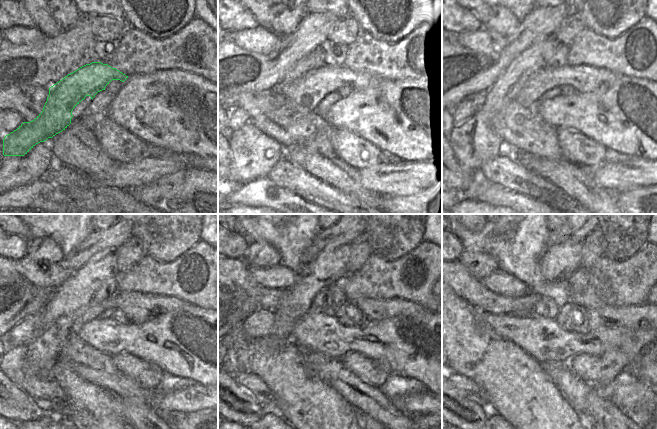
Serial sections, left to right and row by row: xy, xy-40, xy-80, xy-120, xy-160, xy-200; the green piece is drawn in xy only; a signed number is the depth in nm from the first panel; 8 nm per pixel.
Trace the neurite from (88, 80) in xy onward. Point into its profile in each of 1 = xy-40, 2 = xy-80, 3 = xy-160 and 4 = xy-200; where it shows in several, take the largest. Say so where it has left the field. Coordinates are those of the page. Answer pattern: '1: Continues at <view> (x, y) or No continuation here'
1: Continues at xy-40 (279, 123)
2: Continues at xy-80 (505, 123)
3: Continues at xy-160 (373, 309)
4: Continues at xy-200 (645, 316).

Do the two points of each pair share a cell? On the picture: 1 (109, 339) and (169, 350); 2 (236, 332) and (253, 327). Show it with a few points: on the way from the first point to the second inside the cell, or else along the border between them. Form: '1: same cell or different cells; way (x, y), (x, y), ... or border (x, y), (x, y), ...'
1: same cell; way (124, 339), (138, 339), (154, 343)
2: different cells; border (242, 320), (242, 330), (248, 337), (265, 336)

